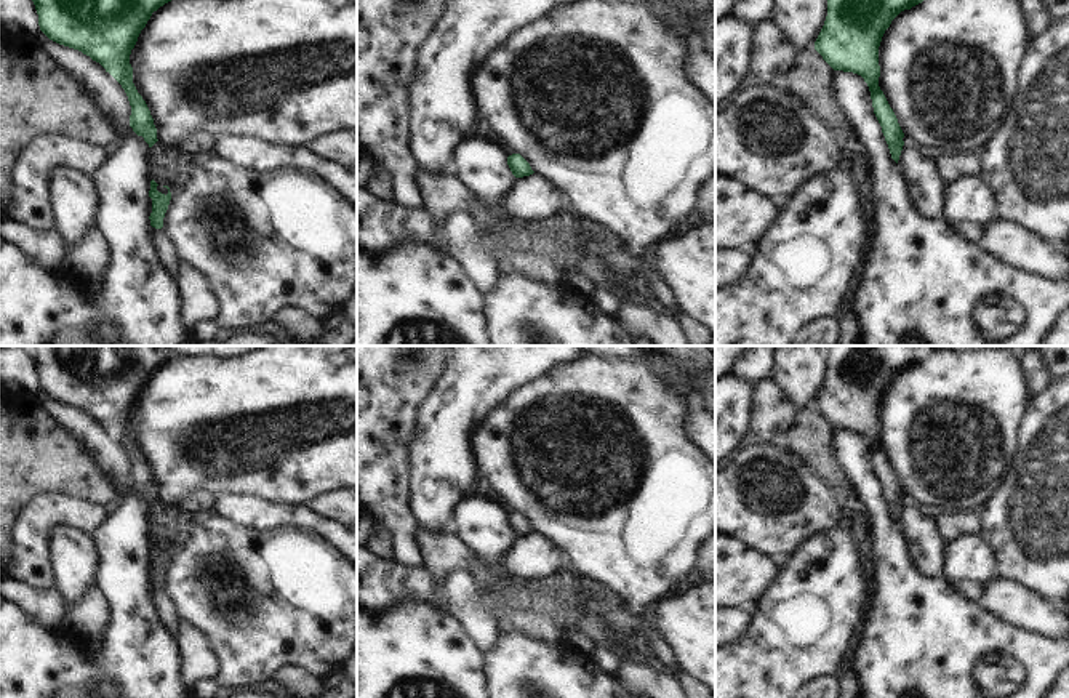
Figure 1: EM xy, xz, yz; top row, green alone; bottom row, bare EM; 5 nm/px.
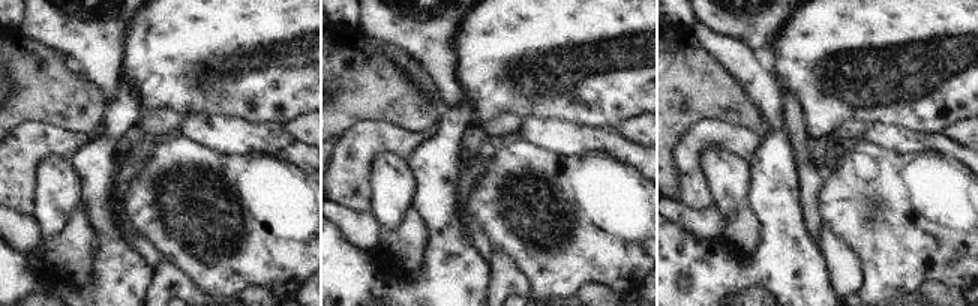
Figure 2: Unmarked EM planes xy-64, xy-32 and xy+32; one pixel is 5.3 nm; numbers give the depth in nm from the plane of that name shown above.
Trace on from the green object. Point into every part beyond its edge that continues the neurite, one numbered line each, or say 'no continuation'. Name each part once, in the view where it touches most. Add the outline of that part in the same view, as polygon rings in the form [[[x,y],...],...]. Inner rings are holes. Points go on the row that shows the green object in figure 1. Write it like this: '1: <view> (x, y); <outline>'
1: xy (165, 252); [[[152,227],[152,243],[157,250],[157,258],[163,264],[163,267],[168,271],[171,277],[176,277],[179,269],[179,261],[176,258],[176,250],[171,245],[170,239],[163,231],[158,231]]]

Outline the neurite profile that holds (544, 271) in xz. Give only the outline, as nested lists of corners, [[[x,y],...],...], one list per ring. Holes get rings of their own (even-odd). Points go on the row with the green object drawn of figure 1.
[[[515,251],[509,256],[506,267],[522,272],[541,285],[555,287],[563,283],[563,269],[547,258]]]

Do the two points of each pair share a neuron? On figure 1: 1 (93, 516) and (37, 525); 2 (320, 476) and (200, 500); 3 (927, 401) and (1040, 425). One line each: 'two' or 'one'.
1: one
2: two
3: two

